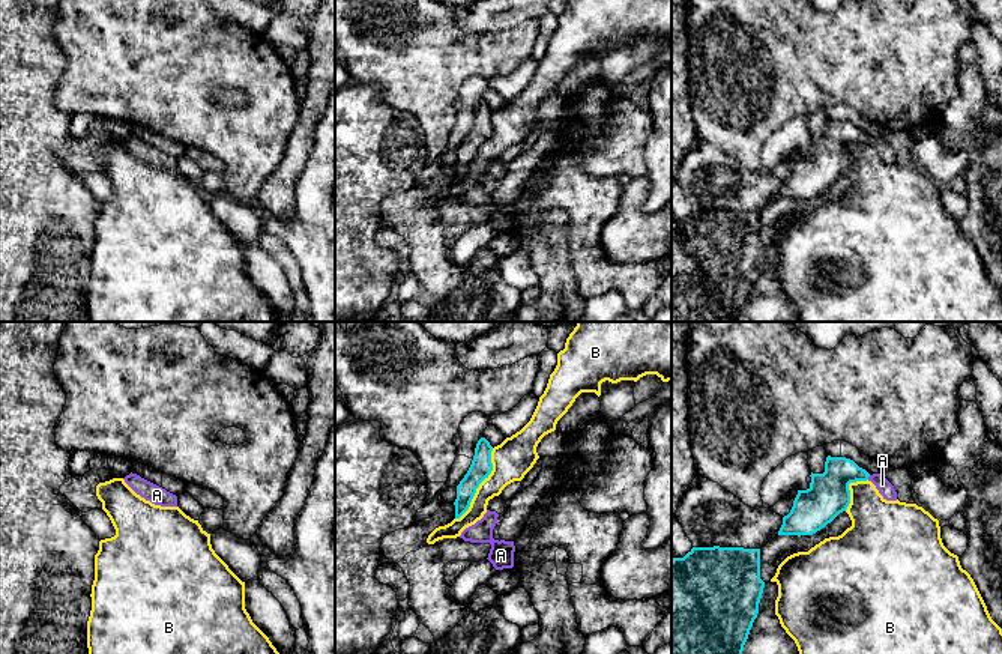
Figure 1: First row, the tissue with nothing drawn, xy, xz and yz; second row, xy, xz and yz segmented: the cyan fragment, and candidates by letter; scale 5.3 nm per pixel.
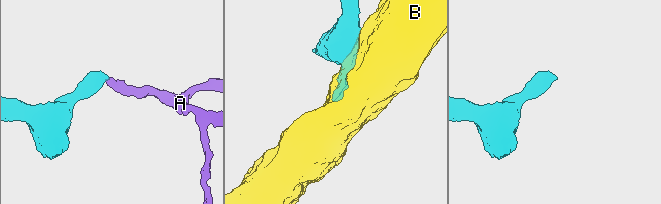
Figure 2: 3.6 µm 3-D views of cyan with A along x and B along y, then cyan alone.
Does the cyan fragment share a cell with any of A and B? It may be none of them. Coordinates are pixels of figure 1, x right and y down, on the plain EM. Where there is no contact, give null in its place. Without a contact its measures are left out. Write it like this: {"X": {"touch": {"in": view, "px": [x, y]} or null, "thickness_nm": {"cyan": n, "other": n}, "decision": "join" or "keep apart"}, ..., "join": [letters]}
{"A": {"touch": {"in": "yz", "px": [869, 139]}, "thickness_nm": {"cyan": 220, "other": 80}, "decision": "join"}, "B": {"touch": {"in": "xz", "px": [479, 146]}, "thickness_nm": {"cyan": 120, "other": 220}, "decision": "keep apart"}, "join": ["A"]}

